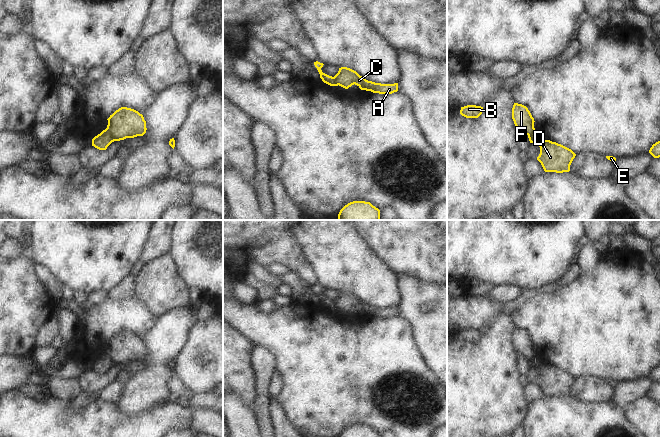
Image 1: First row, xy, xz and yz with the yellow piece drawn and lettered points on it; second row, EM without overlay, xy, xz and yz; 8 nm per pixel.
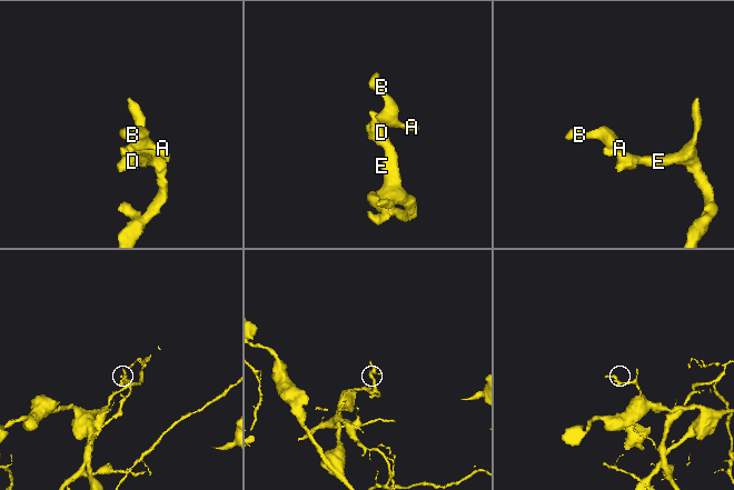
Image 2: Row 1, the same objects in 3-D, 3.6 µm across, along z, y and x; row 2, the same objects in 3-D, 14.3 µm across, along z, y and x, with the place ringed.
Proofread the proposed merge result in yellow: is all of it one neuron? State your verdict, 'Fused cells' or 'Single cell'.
Fused cells

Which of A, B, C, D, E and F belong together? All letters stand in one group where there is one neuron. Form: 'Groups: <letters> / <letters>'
Groups: A B C F / D E

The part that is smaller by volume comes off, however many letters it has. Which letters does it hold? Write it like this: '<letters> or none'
A, B, C, F

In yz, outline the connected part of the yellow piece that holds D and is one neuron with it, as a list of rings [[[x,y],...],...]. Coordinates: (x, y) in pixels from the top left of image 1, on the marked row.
[[[536,133],[528,136],[530,143],[536,143],[540,147],[537,160],[541,163],[545,172],[563,173],[570,171],[570,165],[576,154],[569,148],[544,140]]]

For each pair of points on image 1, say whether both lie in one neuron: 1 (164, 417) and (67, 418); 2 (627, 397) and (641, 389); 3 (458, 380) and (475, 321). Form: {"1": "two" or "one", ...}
{"1": "one", "2": "one", "3": "two"}

